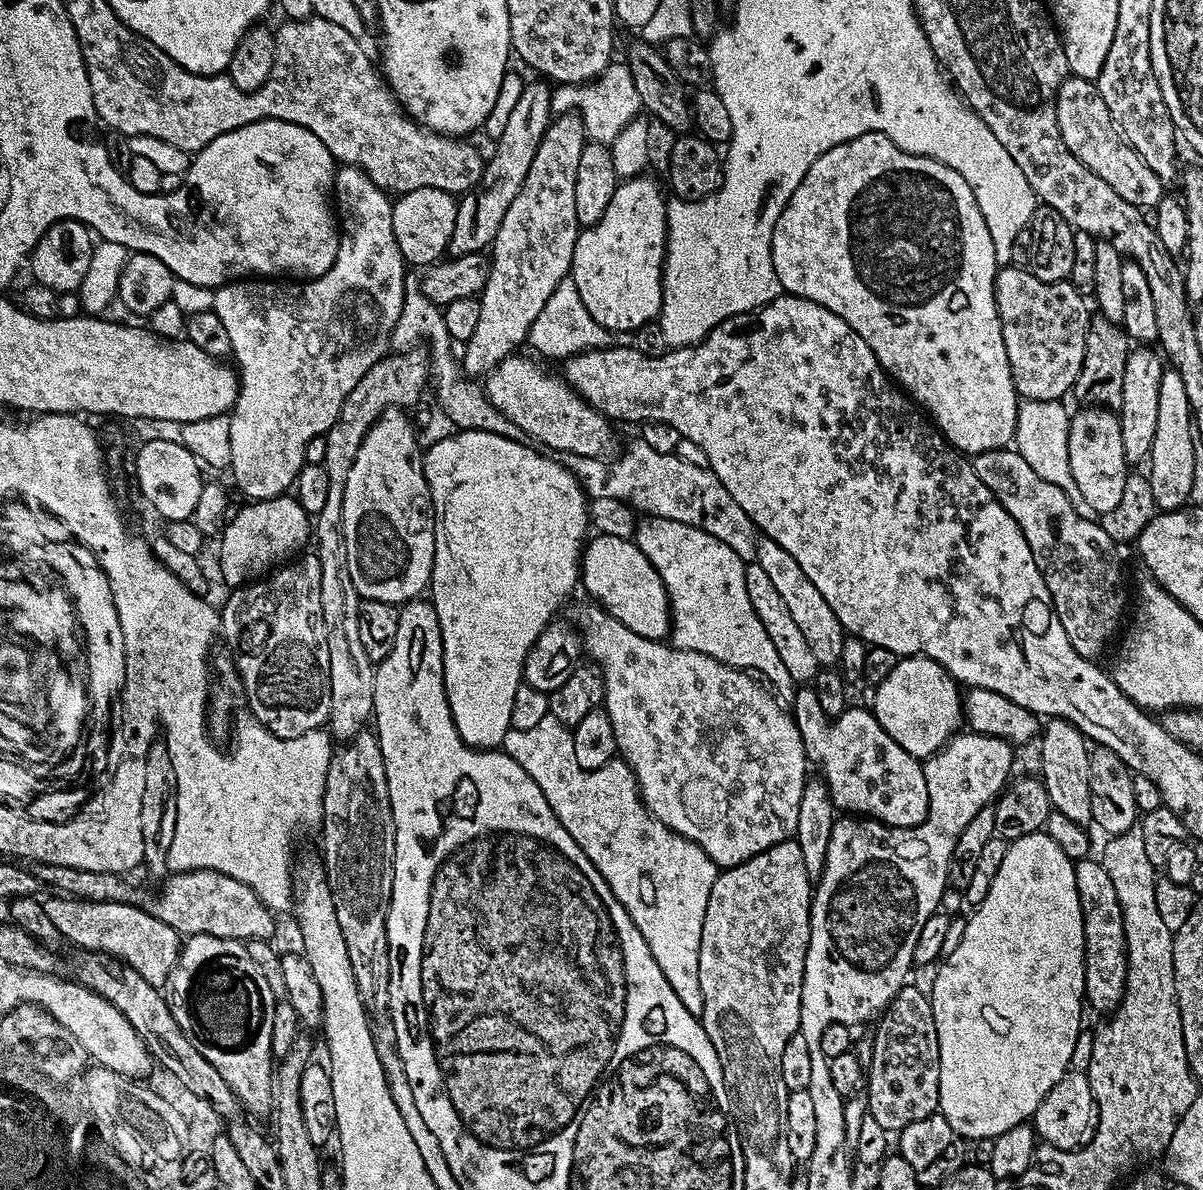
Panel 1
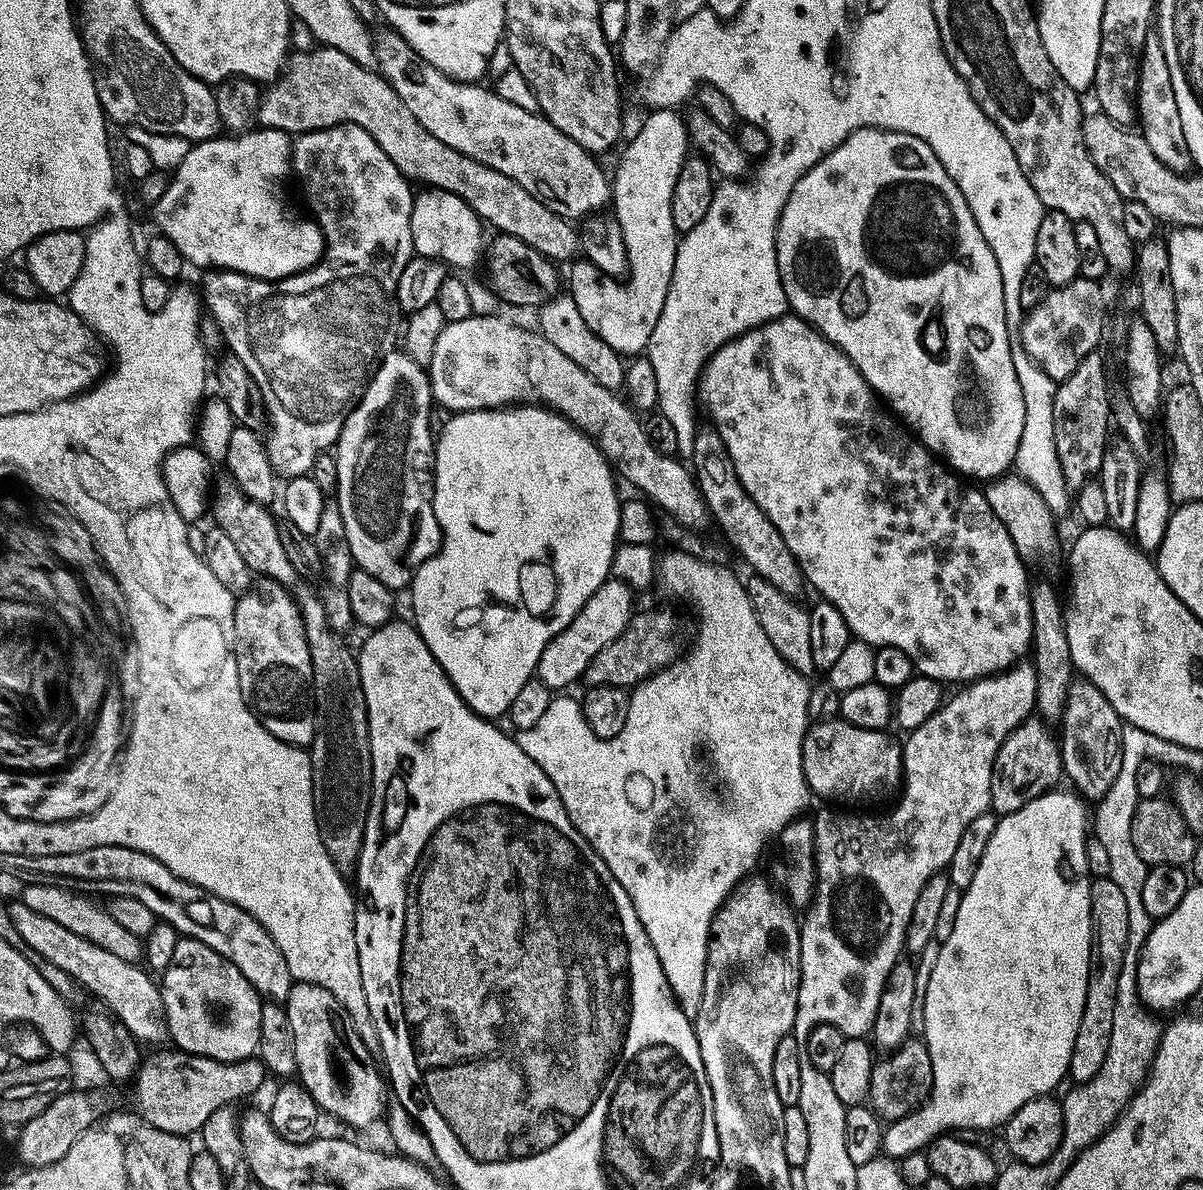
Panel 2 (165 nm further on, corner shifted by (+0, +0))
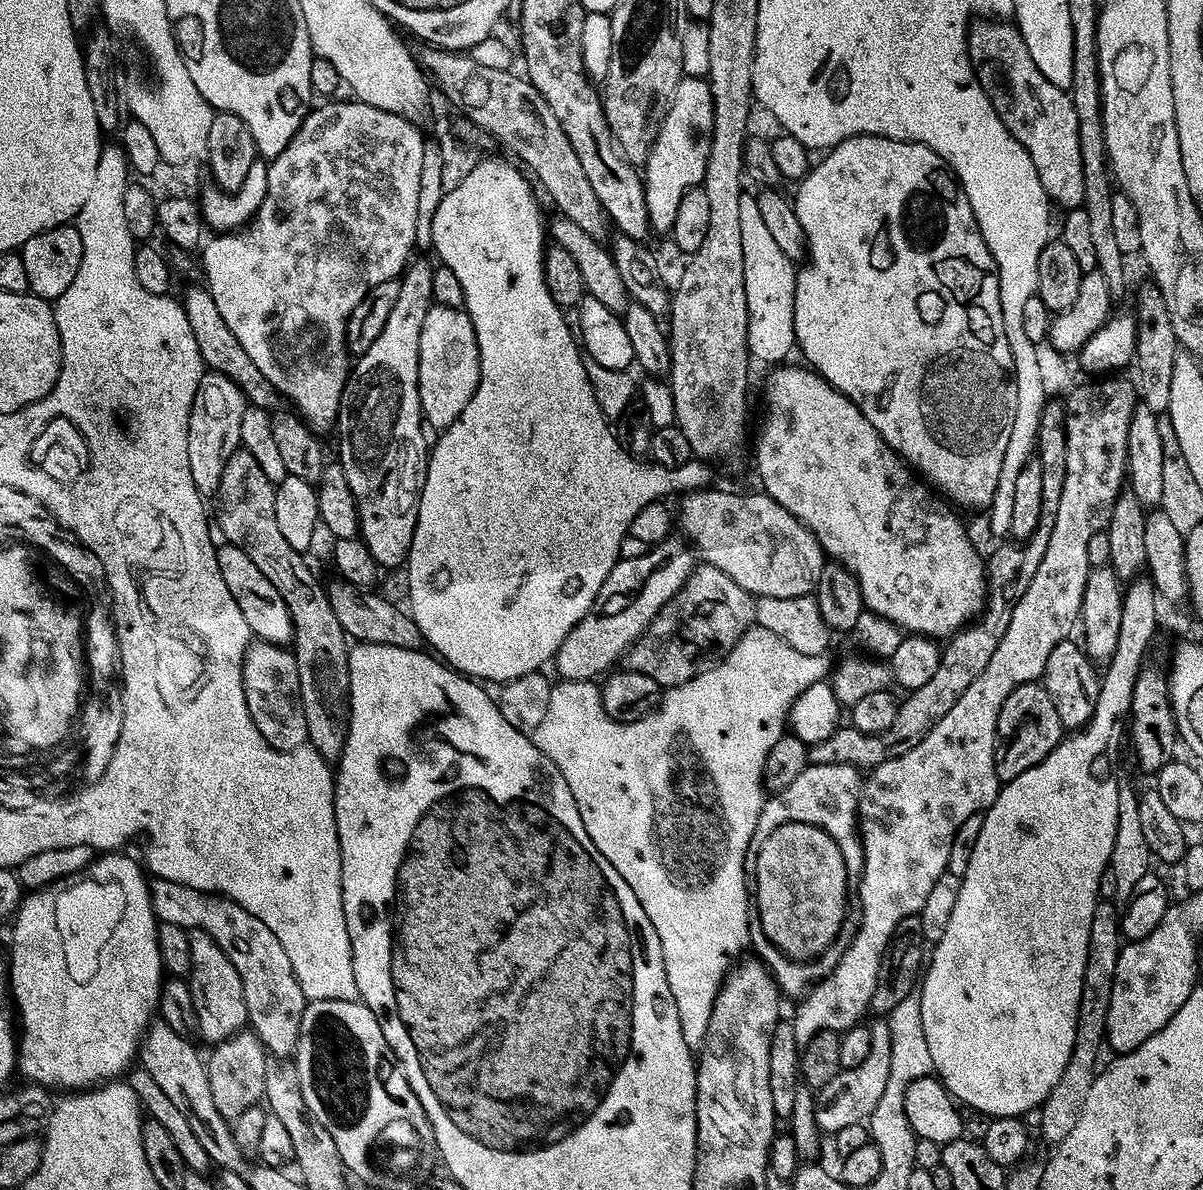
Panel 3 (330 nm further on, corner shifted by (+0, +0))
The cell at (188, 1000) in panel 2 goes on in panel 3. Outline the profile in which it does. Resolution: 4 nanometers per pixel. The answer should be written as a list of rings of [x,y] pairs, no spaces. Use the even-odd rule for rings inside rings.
[[[195,930],[188,932],[190,942],[191,969],[186,983],[192,990],[192,1006],[195,1019],[200,1024],[200,1032],[211,1042],[225,1040],[227,1036],[235,1036],[248,1024],[248,1011],[243,992],[240,987],[238,970],[230,962],[230,958],[204,932]],[[233,988],[233,992],[232,992]]]

